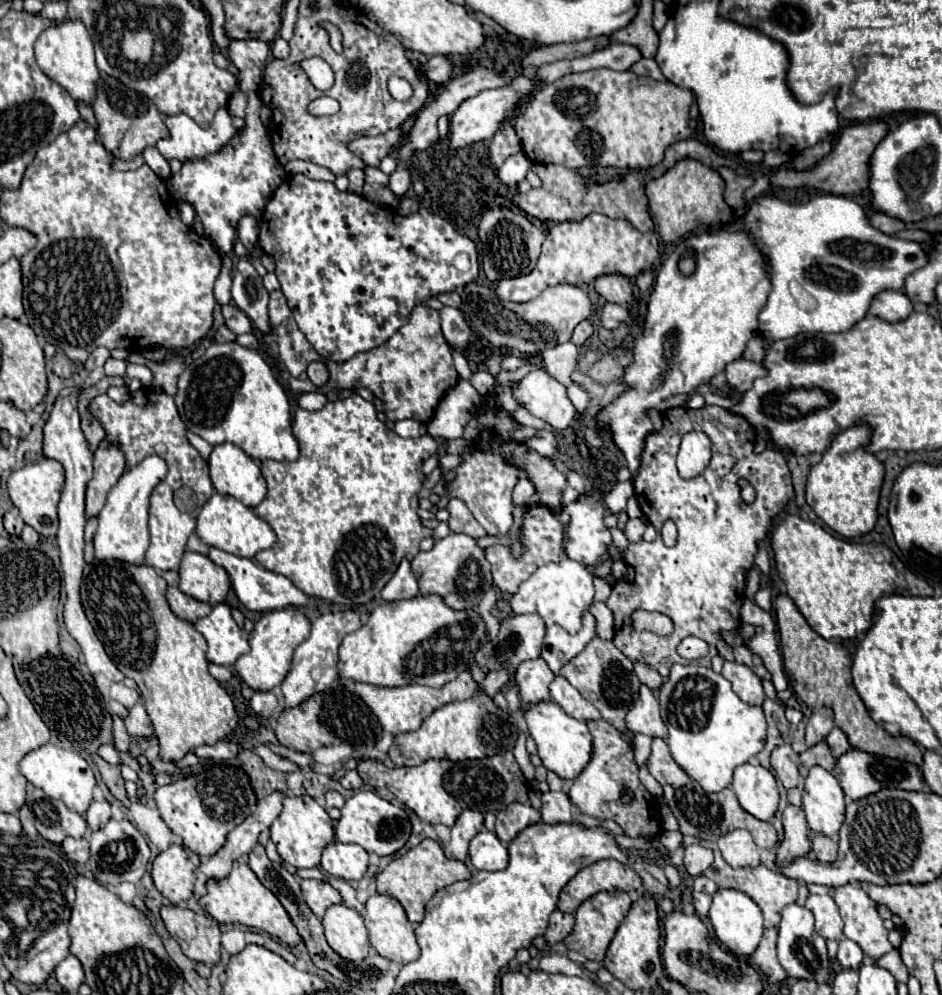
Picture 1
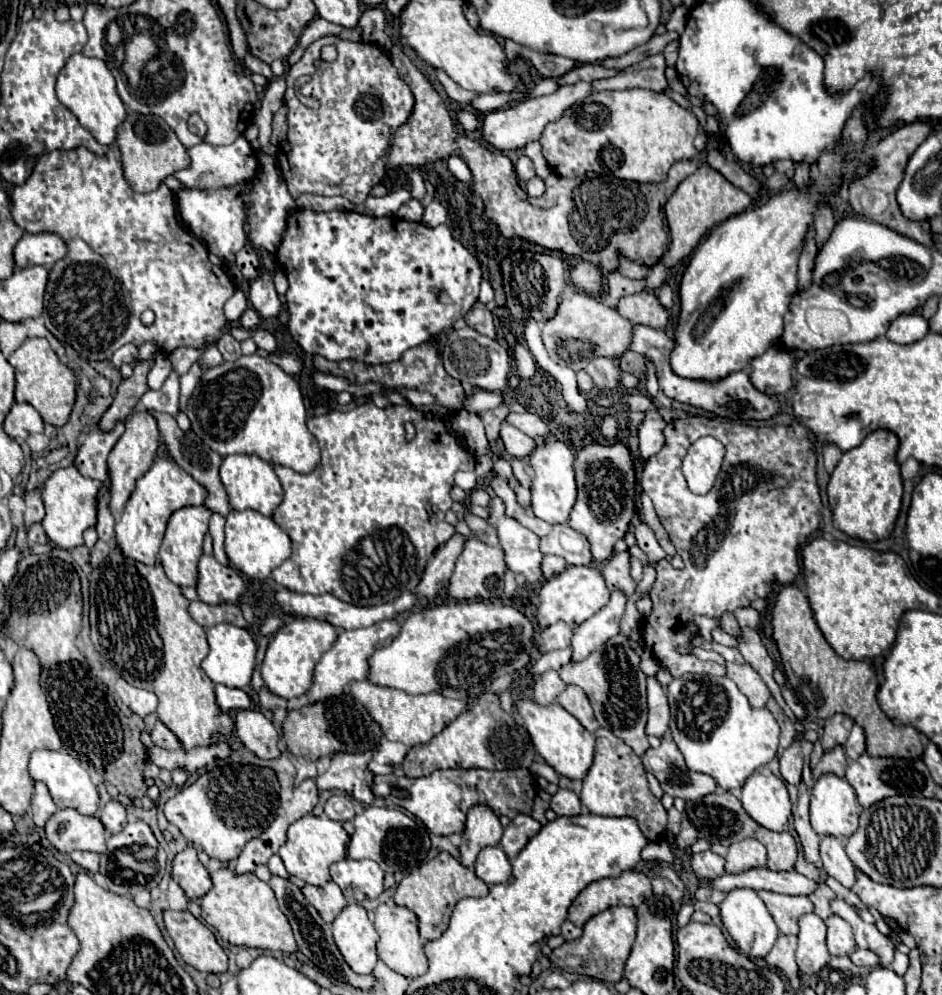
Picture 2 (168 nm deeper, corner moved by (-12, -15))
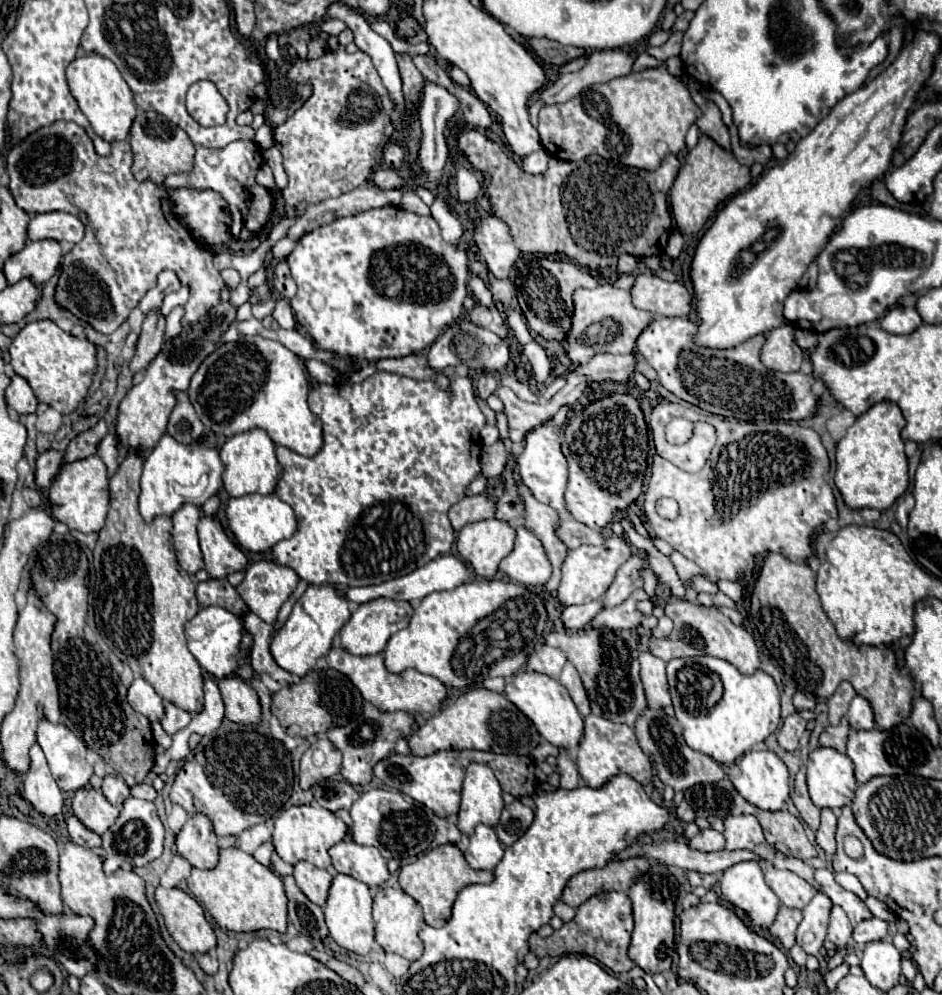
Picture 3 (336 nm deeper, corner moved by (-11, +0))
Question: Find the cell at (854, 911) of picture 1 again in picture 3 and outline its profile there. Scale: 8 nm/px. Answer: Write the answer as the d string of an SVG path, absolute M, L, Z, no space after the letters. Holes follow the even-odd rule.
M816 869L816 881L822 885L822 893L826 893L834 905L840 905L846 911L852 923L866 921L866 917L872 917L870 909L864 905L864 901L856 893L846 891L834 881L834 875L830 869Z

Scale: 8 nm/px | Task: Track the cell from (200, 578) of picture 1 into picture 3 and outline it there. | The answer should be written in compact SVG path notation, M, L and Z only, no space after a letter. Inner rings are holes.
M202 517L198 523L198 535L204 555L204 569L210 579L224 579L230 573L246 569L246 555L228 539L216 519Z

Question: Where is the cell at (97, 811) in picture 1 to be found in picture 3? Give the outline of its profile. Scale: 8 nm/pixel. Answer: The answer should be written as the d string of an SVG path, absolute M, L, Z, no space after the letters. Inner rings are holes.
M108 775L108 777L104 777L102 793L112 805L122 805L130 797L130 787L124 783L124 779L120 775L116 775L116 777Z

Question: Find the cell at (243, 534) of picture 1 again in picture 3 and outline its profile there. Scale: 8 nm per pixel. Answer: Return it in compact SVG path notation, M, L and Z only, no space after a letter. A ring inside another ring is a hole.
M250 493L244 497L230 497L226 505L226 517L228 517L228 529L236 537L238 545L252 553L264 553L270 551L278 541L290 539L296 531L296 515L290 505L280 501L274 493L272 495L258 495Z

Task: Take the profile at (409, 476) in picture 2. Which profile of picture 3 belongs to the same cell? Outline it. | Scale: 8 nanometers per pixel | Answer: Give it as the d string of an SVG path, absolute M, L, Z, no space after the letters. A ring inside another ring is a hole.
M446 367L442 371L452 379L452 395L446 391L438 389L432 381L414 381L402 375L394 373L384 373L378 371L372 377L368 377L362 383L334 383L334 385L320 385L318 389L310 389L308 395L308 405L314 415L320 415L322 425L324 425L324 445L314 457L302 457L286 447L276 447L276 457L278 463L282 465L282 477L276 485L276 495L286 501L298 519L298 529L296 533L274 545L272 555L274 561L290 567L296 571L300 579L304 579L308 585L346 585L346 587L364 587L364 585L380 585L382 581L390 581L394 577L402 577L406 573L412 573L414 569L426 565L438 555L444 555L452 549L452 543L456 539L456 533L448 521L448 509L458 503L464 497L464 489L470 481L474 481L480 473L480 429L486 425L486 417L482 415L476 399L474 399L474 389L468 377L456 377L452 367Z

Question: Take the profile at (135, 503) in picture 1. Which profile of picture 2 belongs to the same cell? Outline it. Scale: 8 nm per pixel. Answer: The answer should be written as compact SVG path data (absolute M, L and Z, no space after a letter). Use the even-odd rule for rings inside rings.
M159 456L153 466L147 470L147 474L137 482L121 520L115 524L115 536L117 544L123 550L123 556L139 560L143 564L155 564L157 552L161 548L161 540L165 534L165 526L171 518L171 514L185 506L201 506L207 498L205 486L193 480L191 474L187 474L181 466L177 466L171 458Z

